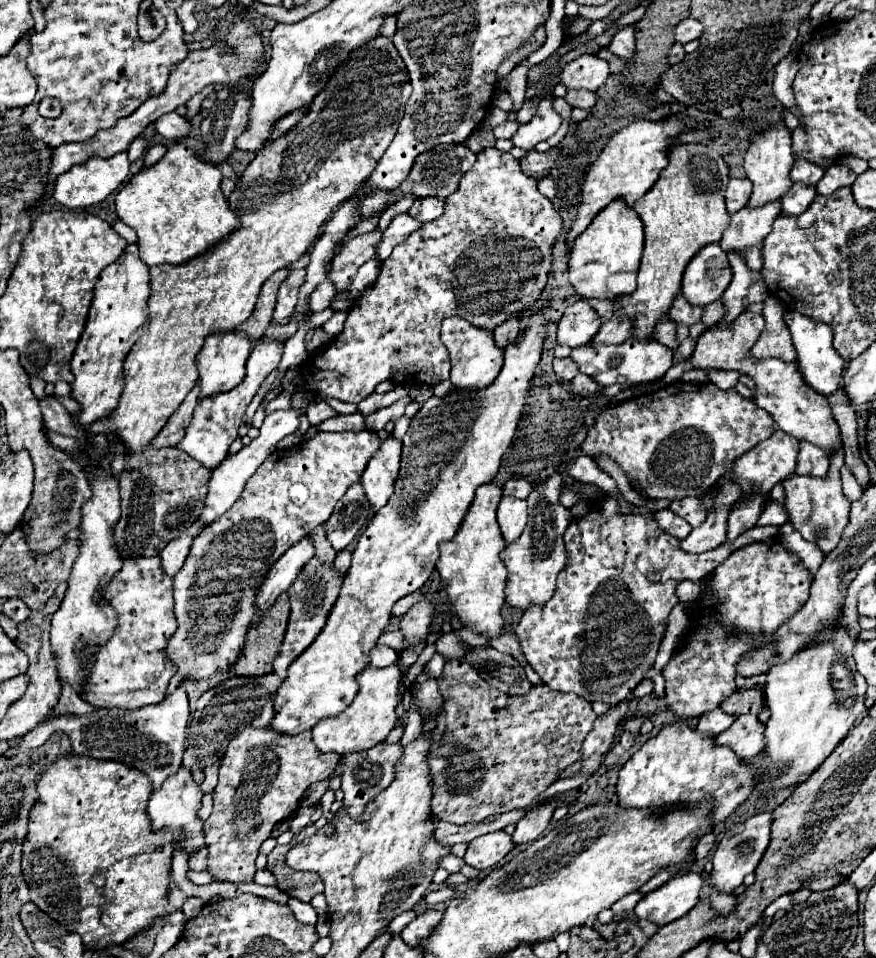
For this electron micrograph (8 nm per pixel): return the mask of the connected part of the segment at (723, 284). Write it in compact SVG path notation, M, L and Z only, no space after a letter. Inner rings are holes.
M712 242L696 254L682 276L682 294L696 306L706 306L718 300L732 280L732 270L726 252L718 242Z

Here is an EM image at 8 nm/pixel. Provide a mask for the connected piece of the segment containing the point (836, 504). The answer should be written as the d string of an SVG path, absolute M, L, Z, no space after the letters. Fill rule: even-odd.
M838 445L832 452L832 464L830 464L830 470L824 478L792 474L782 482L784 492L786 492L788 520L792 522L794 530L798 530L802 534L804 540L816 542L824 554L828 554L828 552L832 552L832 548L836 548L836 544L840 542L842 530L848 524L850 500L842 492L842 482L840 482L840 468L842 466L844 466L844 450L842 445Z

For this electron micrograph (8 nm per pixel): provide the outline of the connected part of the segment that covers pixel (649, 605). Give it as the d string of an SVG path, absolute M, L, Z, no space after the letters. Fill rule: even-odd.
M606 494L606 508L590 510L582 518L572 518L564 532L564 544L568 552L568 564L558 576L554 598L544 608L530 608L522 614L516 636L520 650L536 674L554 690L574 692L584 696L588 702L602 700L616 704L628 700L634 688L642 682L646 672L654 666L670 610L678 600L676 586L684 580L700 580L722 564L734 550L744 548L752 542L768 540L778 534L776 526L754 526L734 542L726 542L724 548L712 552L688 554L680 548L680 540L666 534L654 516L622 514L618 496Z

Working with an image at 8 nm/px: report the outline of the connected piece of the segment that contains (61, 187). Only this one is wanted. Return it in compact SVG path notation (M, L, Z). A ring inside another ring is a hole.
M126 152L112 158L92 156L84 164L72 166L66 174L60 174L54 182L52 196L56 198L56 202L60 202L66 208L86 208L86 206L102 202L108 194L112 194L126 180L128 172L130 172L130 160Z

